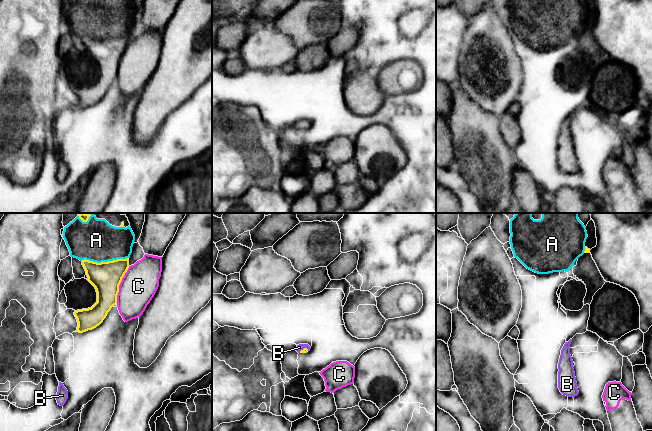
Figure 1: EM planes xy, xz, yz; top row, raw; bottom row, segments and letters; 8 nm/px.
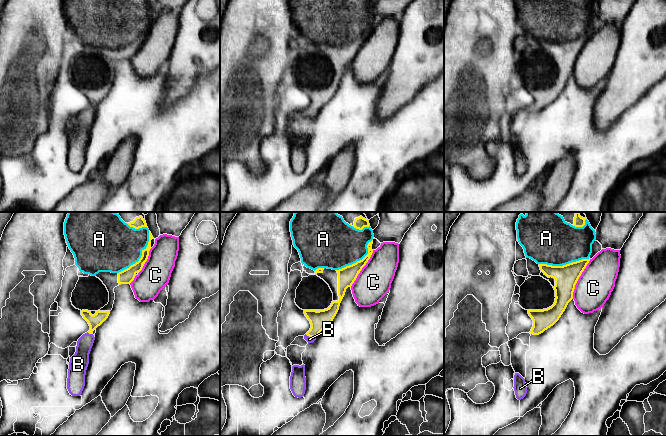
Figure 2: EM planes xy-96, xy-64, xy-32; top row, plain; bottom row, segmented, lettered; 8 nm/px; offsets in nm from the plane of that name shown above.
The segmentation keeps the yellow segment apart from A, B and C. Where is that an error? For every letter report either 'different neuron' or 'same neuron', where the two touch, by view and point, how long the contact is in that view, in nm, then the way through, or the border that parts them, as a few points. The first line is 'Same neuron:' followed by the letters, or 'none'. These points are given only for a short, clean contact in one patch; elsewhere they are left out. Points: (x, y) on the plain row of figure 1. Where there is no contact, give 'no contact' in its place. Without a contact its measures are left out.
Same neuron: A, B
A: same neuron; contact xy (104, 38); length 380 nm
B: same neuron; contact xz (303, 125); length 80 nm; way xz (305, 126), (303, 125), (299, 123)
C: different neuron; contact xy (119, 60); length 320 nm

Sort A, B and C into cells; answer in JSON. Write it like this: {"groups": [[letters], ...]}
{"groups": [["A", "B"], ["C"]]}

